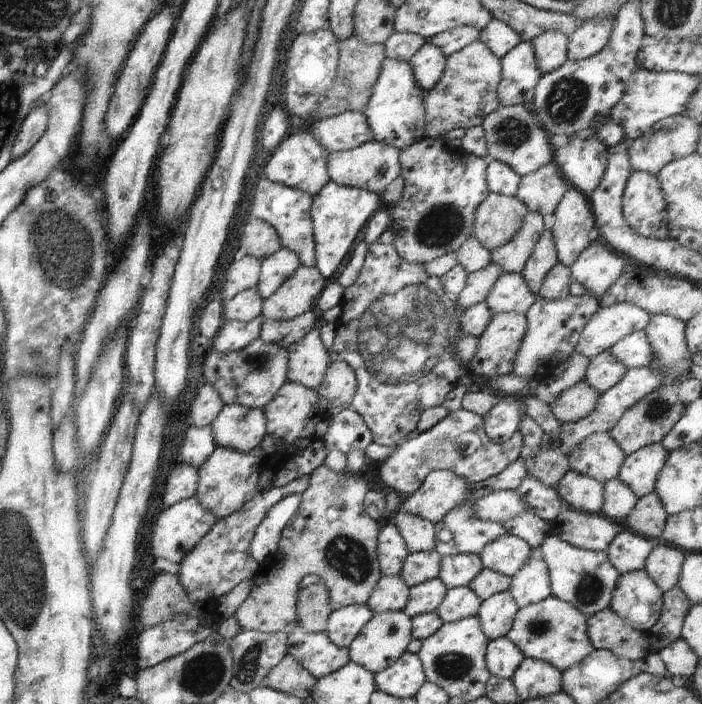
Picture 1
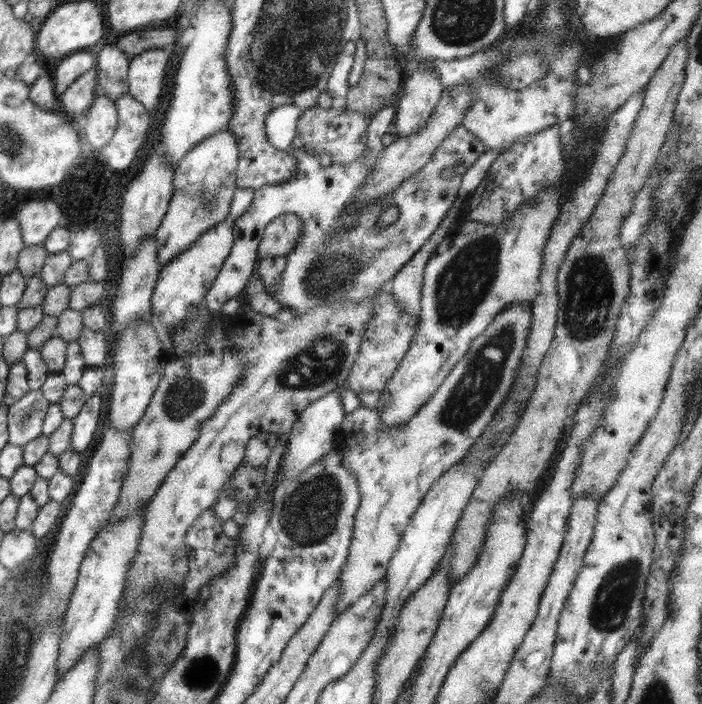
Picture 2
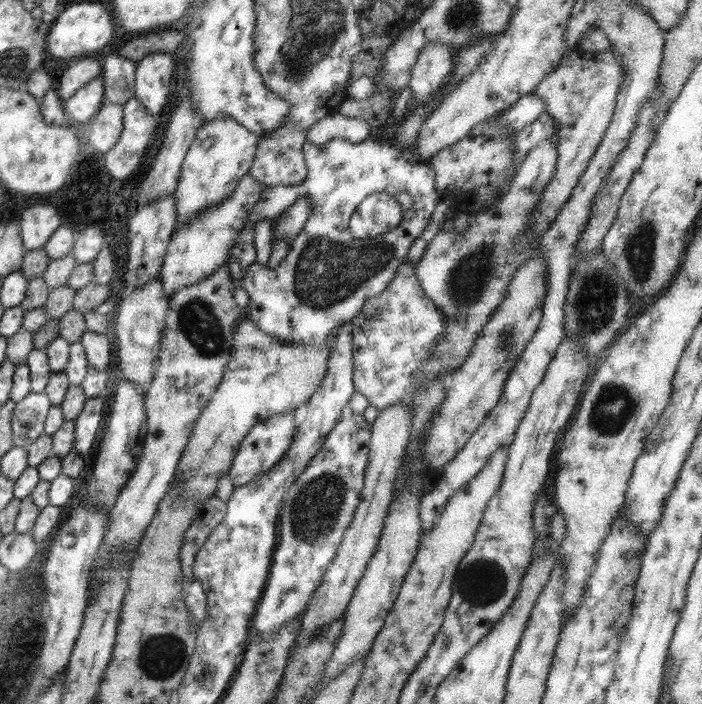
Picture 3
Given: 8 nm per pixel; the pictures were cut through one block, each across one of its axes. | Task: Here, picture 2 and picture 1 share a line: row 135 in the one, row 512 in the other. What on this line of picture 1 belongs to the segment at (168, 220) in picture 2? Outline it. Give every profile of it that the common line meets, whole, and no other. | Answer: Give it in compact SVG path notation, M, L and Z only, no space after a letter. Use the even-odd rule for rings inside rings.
M266 435L258 448L252 452L236 452L230 448L217 446L214 452L197 468L198 488L194 498L200 502L202 508L210 510L217 519L228 518L230 514L238 512L257 493L257 471L275 454L284 450L278 440Z

